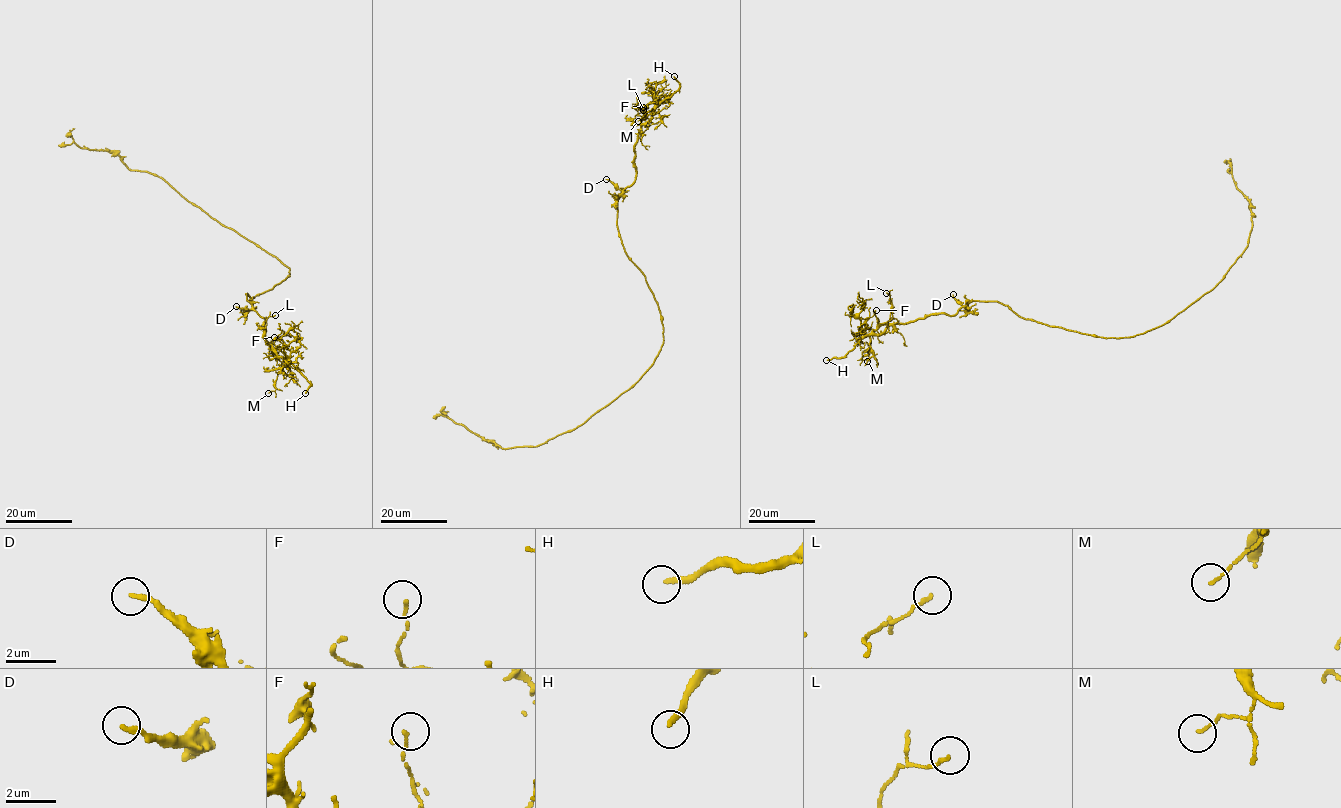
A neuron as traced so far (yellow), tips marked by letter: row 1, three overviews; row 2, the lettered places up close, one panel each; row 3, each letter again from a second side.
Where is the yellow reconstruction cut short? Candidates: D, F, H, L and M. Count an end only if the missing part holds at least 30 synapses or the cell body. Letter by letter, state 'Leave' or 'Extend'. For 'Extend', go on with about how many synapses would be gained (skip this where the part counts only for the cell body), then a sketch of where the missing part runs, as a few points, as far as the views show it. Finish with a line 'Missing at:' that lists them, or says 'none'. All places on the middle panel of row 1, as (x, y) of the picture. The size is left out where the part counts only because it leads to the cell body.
D: Leave
F: Leave
H: Extend. Course of what is missing: (674, 76), (634, 61), (576, 59), (545, 49), (534, 50)
L: Leave
M: Leave
Missing at: H

